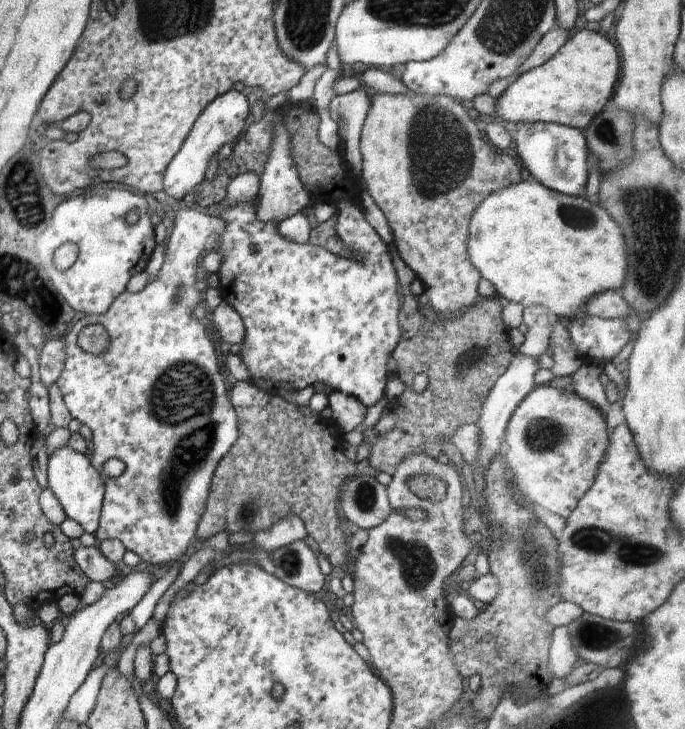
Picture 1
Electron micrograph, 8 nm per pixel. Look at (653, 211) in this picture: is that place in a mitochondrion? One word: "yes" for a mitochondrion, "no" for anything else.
yes

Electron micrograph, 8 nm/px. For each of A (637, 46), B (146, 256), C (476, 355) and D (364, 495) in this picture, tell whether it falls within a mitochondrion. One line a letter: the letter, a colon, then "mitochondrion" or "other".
A: other
B: other
C: mitochondrion
D: mitochondrion

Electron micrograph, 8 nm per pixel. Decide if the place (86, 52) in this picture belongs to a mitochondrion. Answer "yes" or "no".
no

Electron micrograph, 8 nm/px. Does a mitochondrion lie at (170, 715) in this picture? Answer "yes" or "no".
no

